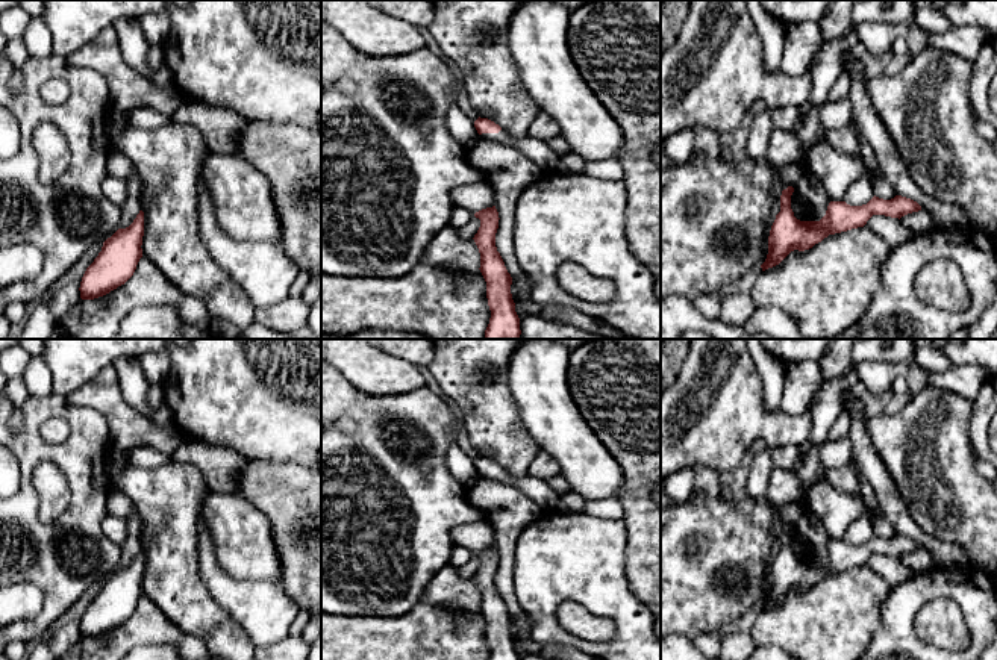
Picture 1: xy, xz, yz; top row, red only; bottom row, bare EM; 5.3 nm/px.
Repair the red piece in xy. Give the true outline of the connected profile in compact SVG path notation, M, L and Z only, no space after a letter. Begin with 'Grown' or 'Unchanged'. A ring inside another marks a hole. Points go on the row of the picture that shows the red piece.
Unchanged. M144 212L133 223L118 229L103 242L102 251L86 268L80 282L80 298L94 300L124 285L142 257Z

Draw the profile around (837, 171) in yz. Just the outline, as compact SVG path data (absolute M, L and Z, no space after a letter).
M823 141L809 150L806 173L820 180L830 201L844 201L849 188L868 176L868 170L859 157L838 151Z

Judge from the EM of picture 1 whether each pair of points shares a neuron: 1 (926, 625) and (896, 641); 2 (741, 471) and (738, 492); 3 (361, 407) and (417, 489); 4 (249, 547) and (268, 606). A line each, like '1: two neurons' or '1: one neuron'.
1: two neurons
2: one neuron
3: one neuron
4: two neurons

